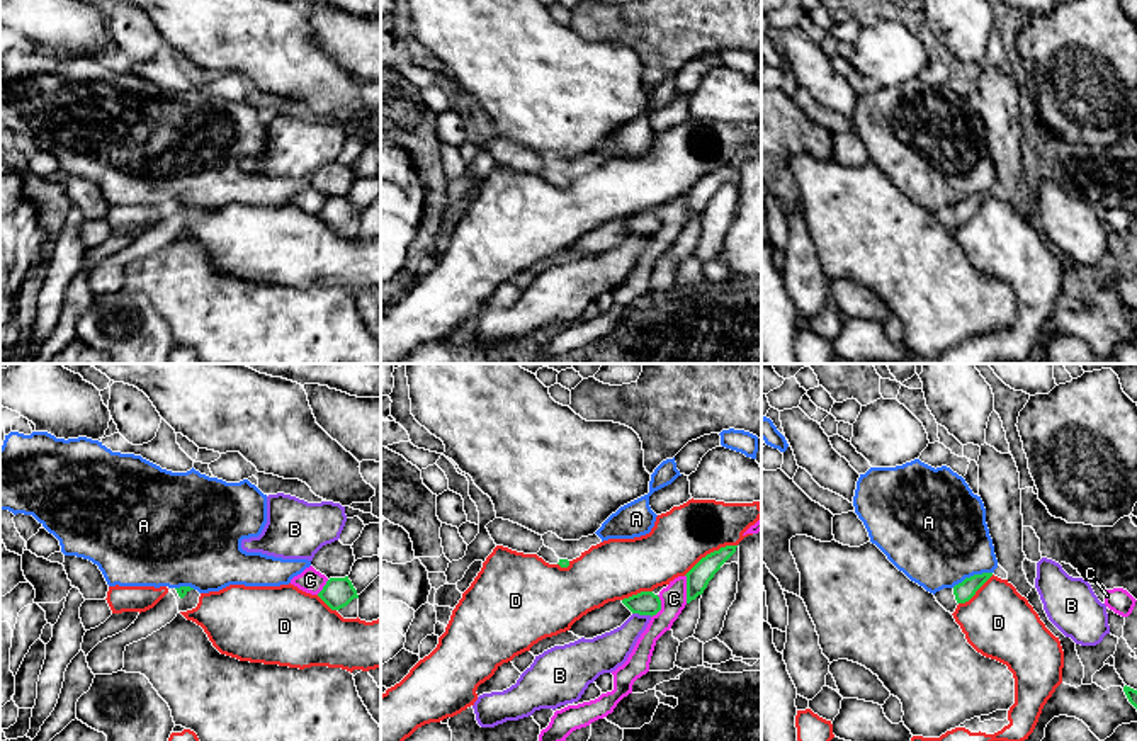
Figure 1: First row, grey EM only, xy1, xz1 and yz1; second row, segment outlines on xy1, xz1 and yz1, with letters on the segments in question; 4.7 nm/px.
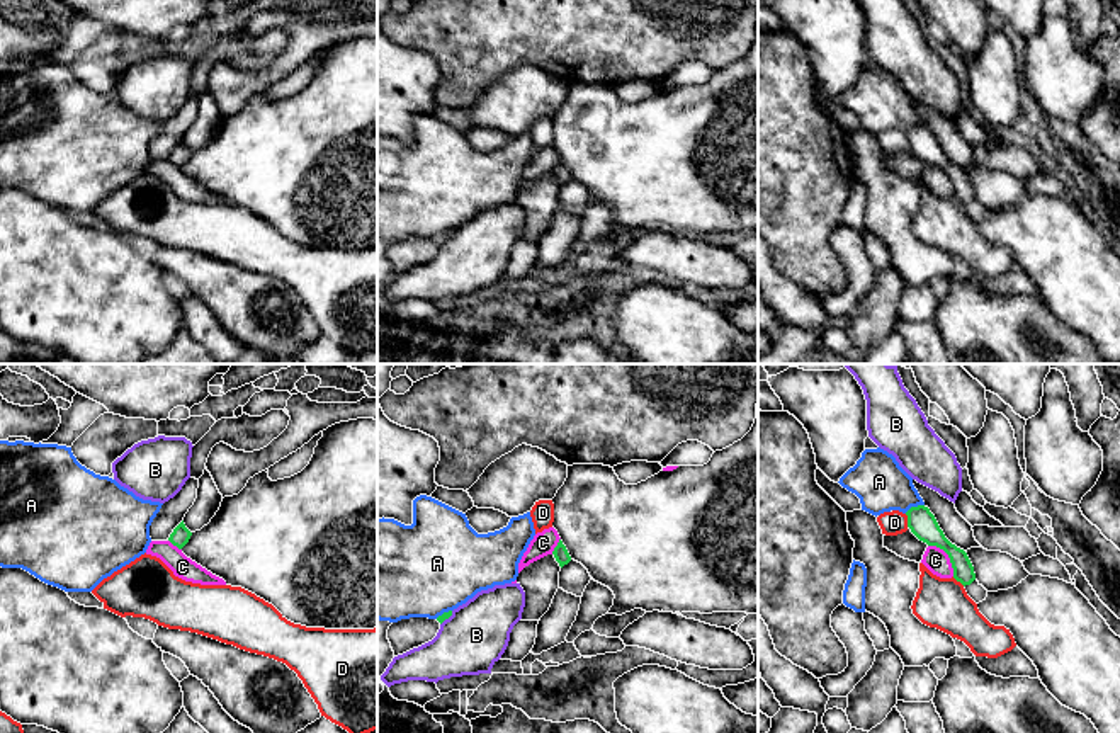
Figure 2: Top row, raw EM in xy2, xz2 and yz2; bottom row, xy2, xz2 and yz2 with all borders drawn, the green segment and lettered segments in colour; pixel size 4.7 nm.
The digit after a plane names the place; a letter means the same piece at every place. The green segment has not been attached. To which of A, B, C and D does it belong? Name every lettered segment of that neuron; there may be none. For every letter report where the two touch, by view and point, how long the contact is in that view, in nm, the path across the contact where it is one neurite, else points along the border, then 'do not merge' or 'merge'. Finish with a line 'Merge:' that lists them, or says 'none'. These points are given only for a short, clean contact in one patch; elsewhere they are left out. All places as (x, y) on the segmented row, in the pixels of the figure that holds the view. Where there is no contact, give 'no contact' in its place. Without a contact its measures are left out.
A: contact yz1 (971, 576); length 200 nm; do not merge
B: contact xz1 (643, 614); length 100 nm; border xz1 (633, 612), (651, 616); do not merge
C: contact yz2 (949, 556); length 200 nm; do not merge
D: contact xz1 (711, 553); length 300 nm; do not merge
Merge: none

